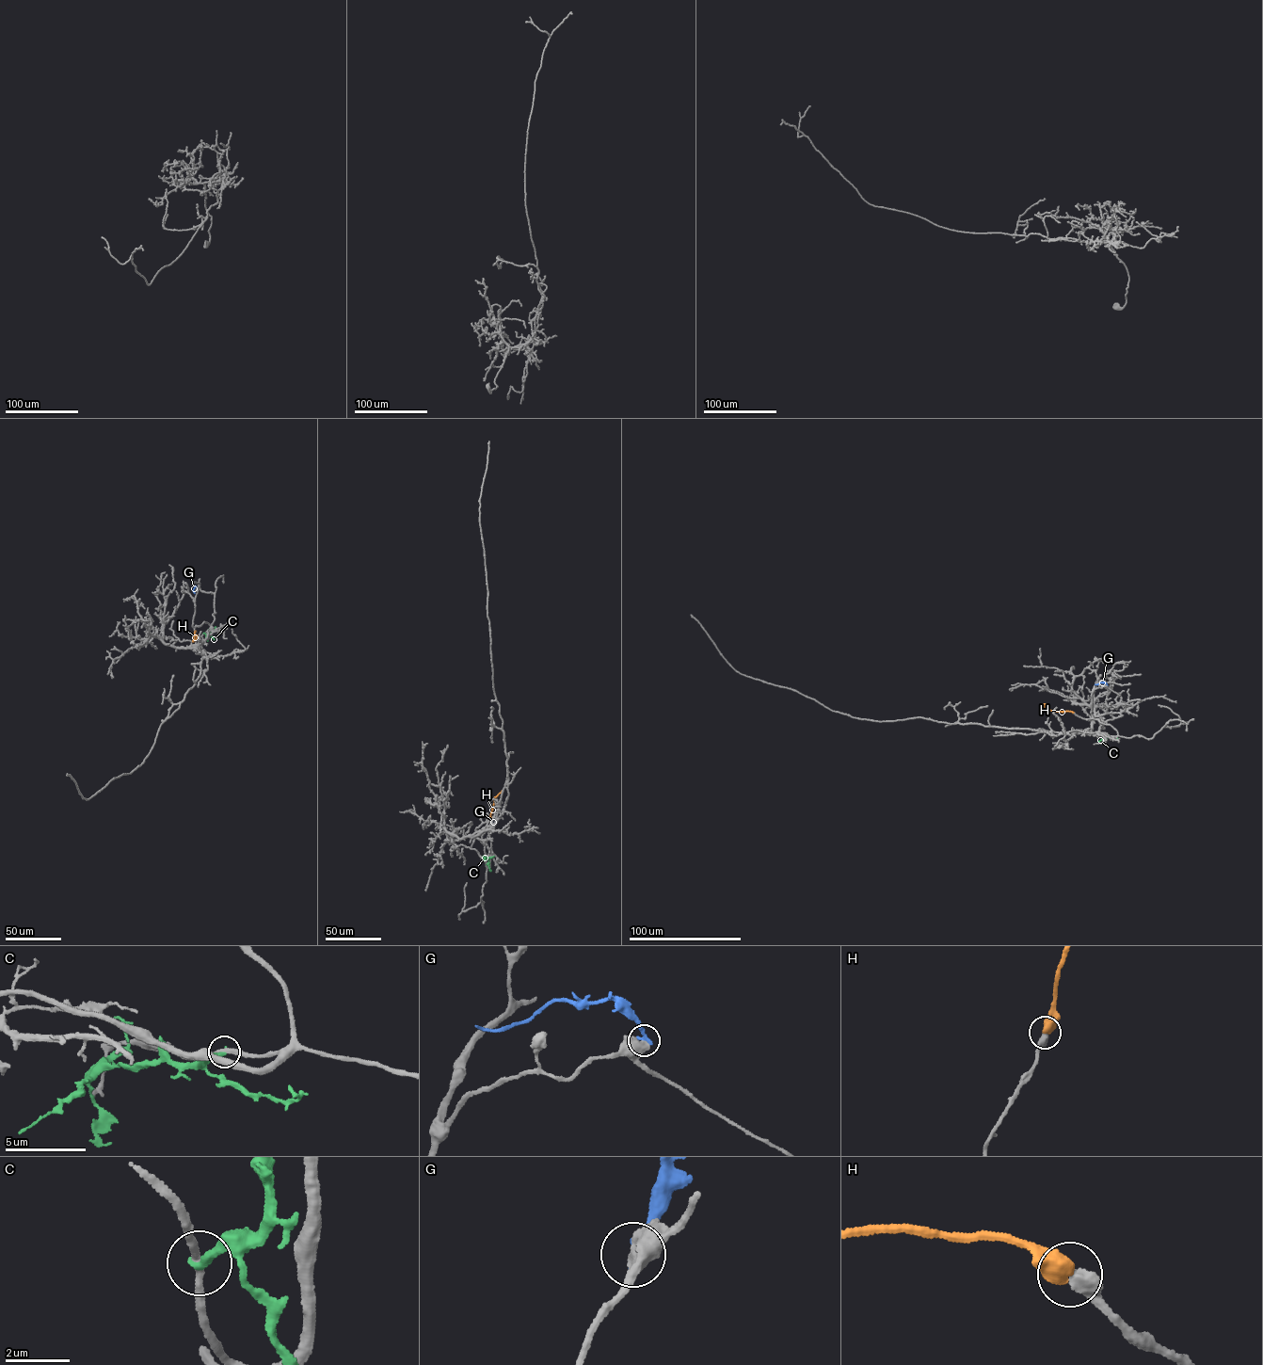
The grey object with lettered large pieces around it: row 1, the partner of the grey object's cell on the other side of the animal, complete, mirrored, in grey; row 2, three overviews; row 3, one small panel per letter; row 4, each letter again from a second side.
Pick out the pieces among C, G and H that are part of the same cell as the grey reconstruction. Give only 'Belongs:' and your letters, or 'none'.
Belongs: H

